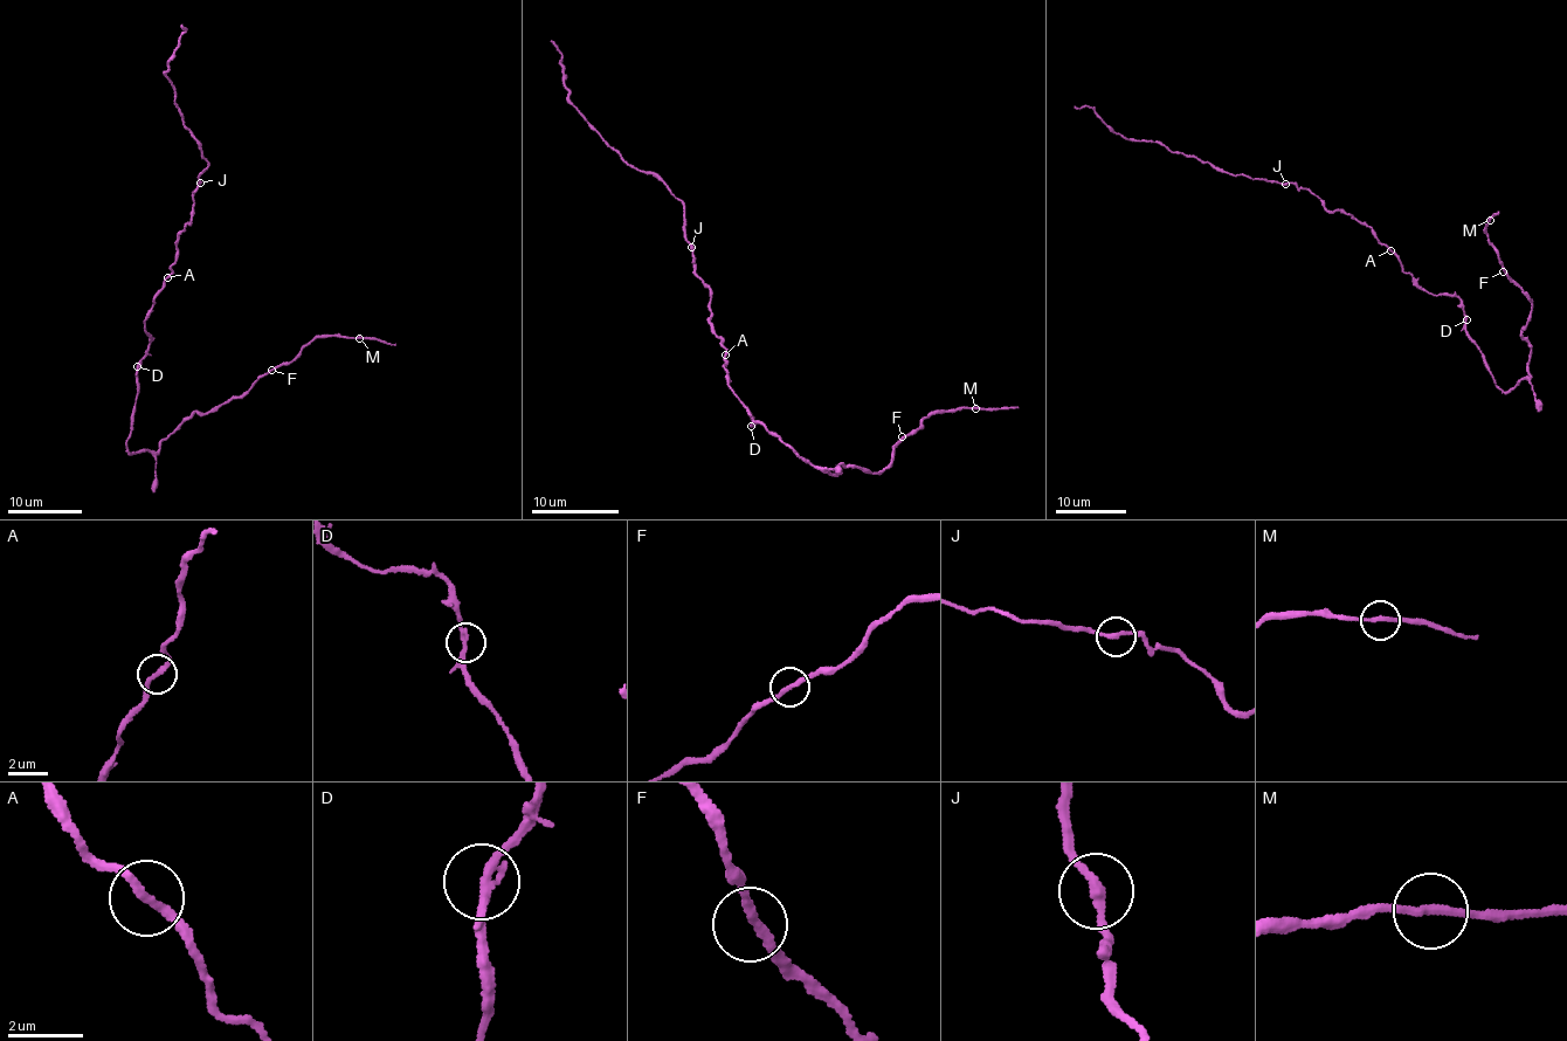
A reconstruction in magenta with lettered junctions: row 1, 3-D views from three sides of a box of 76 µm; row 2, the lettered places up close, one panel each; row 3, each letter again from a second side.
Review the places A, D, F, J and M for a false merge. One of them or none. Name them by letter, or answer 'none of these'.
none of these

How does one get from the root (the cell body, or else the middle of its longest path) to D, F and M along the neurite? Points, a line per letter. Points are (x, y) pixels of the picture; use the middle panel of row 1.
D: (738, 400), (752, 422), (754, 421), (751, 426)
F: (738, 400), (754, 421), (750, 425), (761, 421), (800, 457), (833, 476), (842, 463), (883, 470), (902, 436)
M: (738, 400), (750, 425), (761, 421), (833, 476), (842, 463), (883, 470), (926, 416), (974, 408)

